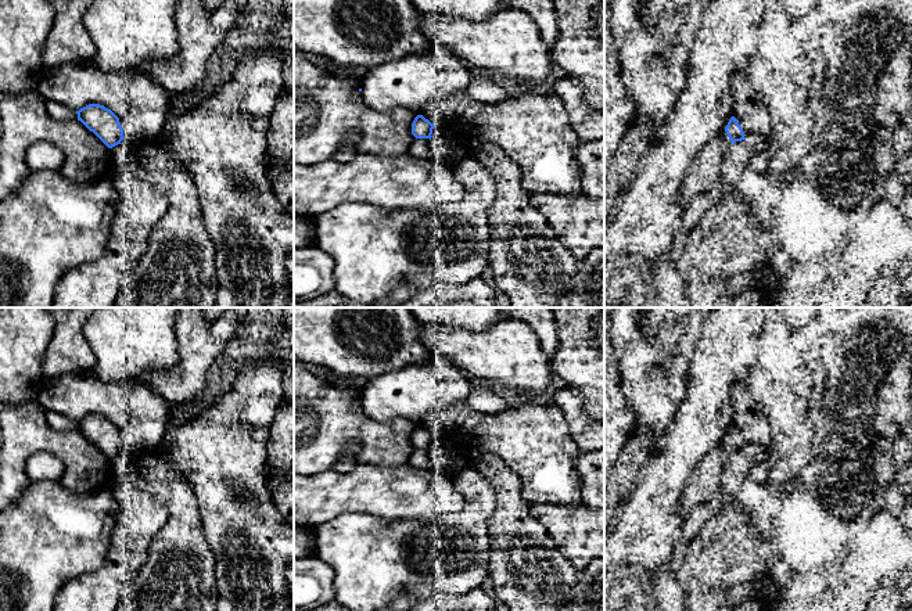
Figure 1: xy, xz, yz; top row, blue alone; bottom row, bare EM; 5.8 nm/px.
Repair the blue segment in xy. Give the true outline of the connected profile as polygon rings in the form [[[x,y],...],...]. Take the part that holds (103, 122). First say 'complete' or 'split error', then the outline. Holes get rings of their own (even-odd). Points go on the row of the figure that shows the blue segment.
complete; [[[89,104],[76,111],[76,114],[78,121],[93,132],[108,148],[125,140],[119,118],[104,105]]]

